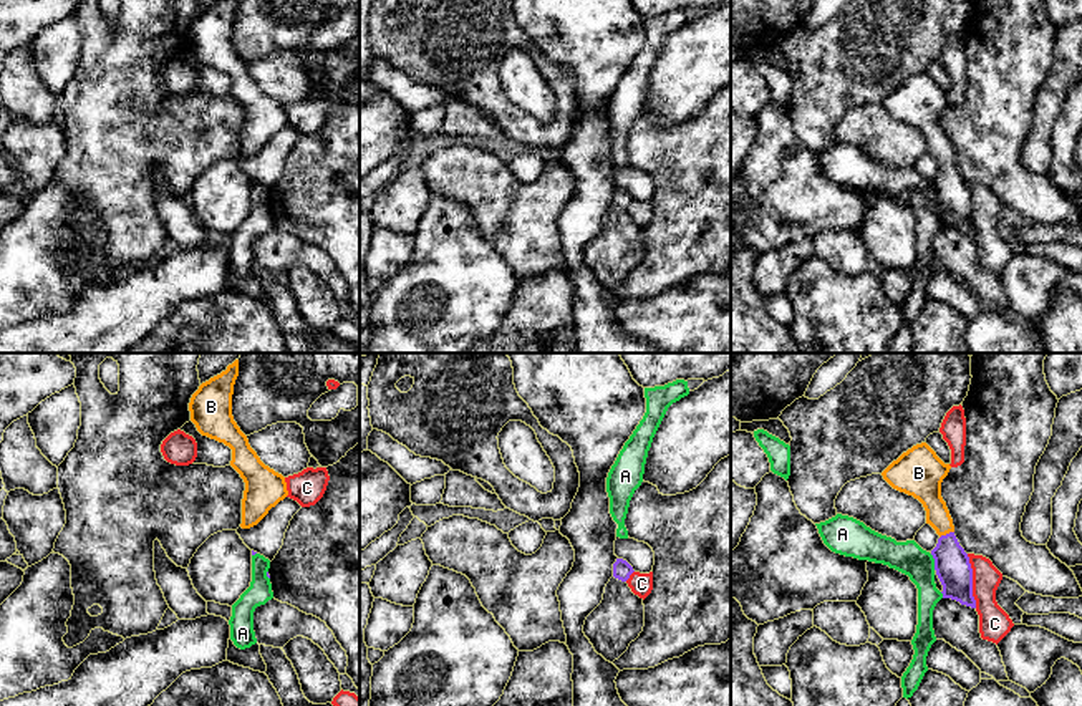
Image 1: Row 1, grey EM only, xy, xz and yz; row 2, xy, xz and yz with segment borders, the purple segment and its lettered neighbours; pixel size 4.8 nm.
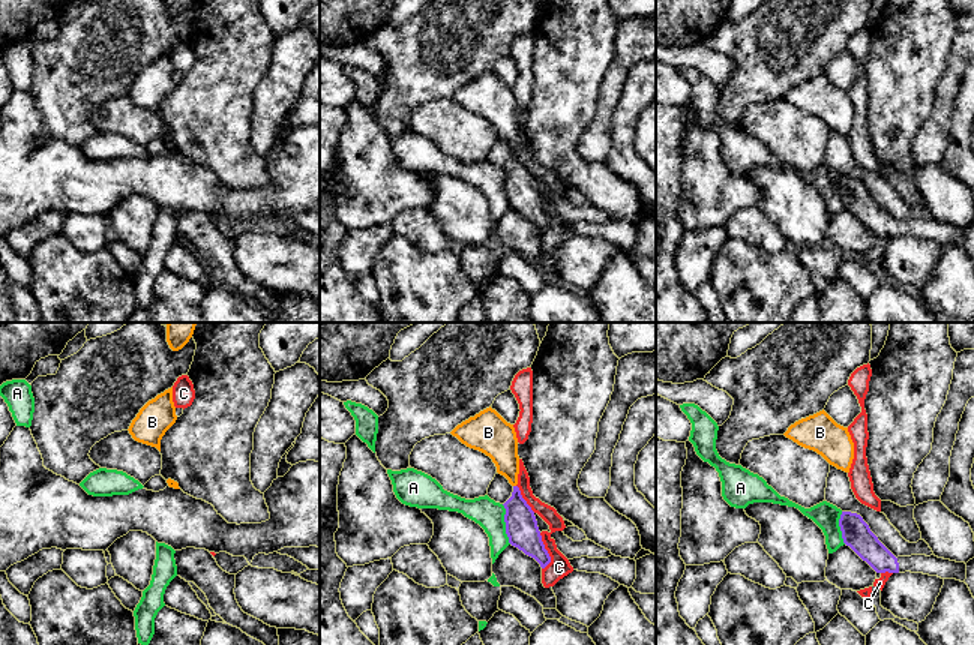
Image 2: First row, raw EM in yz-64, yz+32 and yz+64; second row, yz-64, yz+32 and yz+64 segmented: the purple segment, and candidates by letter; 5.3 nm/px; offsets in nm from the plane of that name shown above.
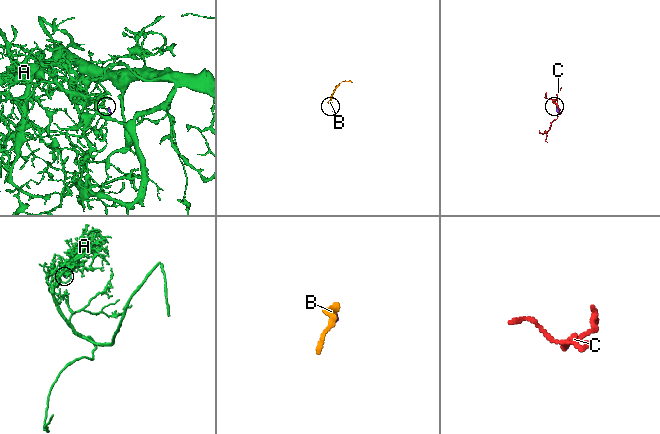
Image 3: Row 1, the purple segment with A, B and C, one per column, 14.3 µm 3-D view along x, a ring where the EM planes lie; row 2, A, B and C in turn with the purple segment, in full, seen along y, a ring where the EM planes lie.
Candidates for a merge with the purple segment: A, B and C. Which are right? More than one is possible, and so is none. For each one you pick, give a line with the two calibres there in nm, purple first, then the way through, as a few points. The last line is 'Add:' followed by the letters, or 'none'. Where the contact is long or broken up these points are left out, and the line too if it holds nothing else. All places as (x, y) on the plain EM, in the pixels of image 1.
B: calibres 170 and 140 nm; way yz (951, 193), (946, 163), (927, 116)
Add: B

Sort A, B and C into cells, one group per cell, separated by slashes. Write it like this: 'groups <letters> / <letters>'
groups A / B / C

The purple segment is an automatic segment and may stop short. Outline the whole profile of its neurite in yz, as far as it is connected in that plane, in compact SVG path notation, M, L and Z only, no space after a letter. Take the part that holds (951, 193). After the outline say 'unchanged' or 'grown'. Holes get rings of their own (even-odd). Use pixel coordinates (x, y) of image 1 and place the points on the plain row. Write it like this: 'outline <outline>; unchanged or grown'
outline M921 71L893 89L882 104L893 118L923 133L926 152L940 164L931 184L943 214L943 227L976 237L969 186L954 164L953 147L941 126L941 111L949 98L949 93L944 93L926 71Z; grown

